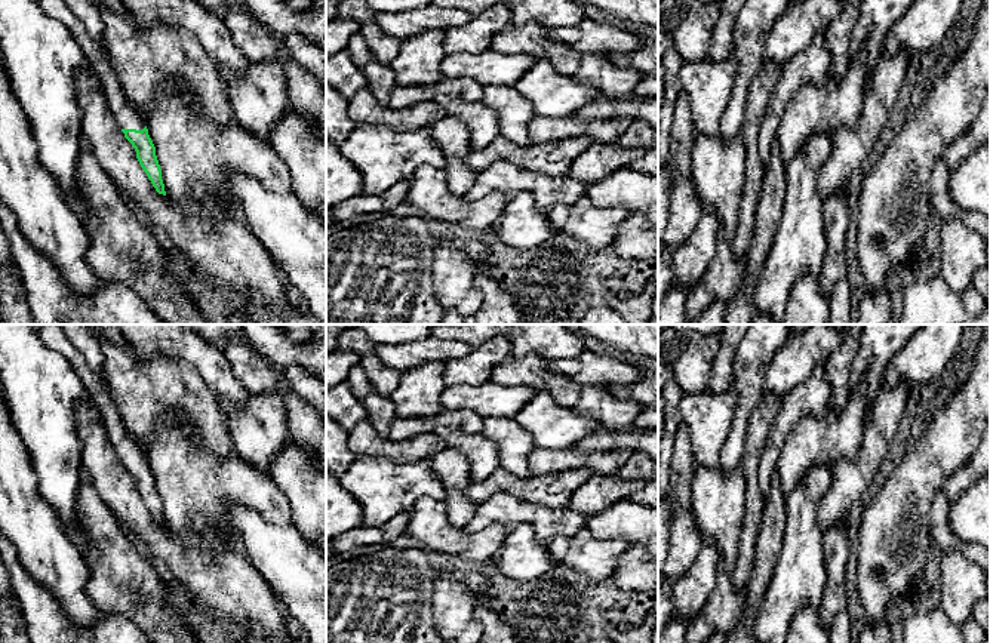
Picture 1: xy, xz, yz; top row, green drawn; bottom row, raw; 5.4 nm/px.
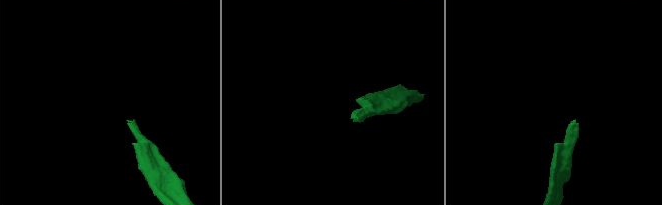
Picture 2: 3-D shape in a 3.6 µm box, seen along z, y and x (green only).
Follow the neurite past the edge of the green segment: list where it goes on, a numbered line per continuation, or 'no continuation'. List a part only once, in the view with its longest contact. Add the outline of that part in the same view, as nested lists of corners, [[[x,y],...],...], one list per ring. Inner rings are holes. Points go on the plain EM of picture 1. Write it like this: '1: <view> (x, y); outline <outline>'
1: xy (125, 446); outline [[[43,324],[39,330],[40,341],[52,351],[64,356],[83,382],[90,400],[99,410],[116,458],[122,461],[142,462],[145,453],[130,436],[105,381],[95,372],[83,354],[68,341],[58,324]]]

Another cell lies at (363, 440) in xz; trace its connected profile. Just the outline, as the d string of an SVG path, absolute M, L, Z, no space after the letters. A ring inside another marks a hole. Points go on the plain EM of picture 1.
M369 419L360 421L348 431L348 449L356 458L381 456L394 462L415 462L430 459L445 447L445 440L436 433L391 442L381 437Z

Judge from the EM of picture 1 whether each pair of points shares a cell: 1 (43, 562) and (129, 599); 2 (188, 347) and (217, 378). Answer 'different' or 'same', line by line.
1: different
2: same

